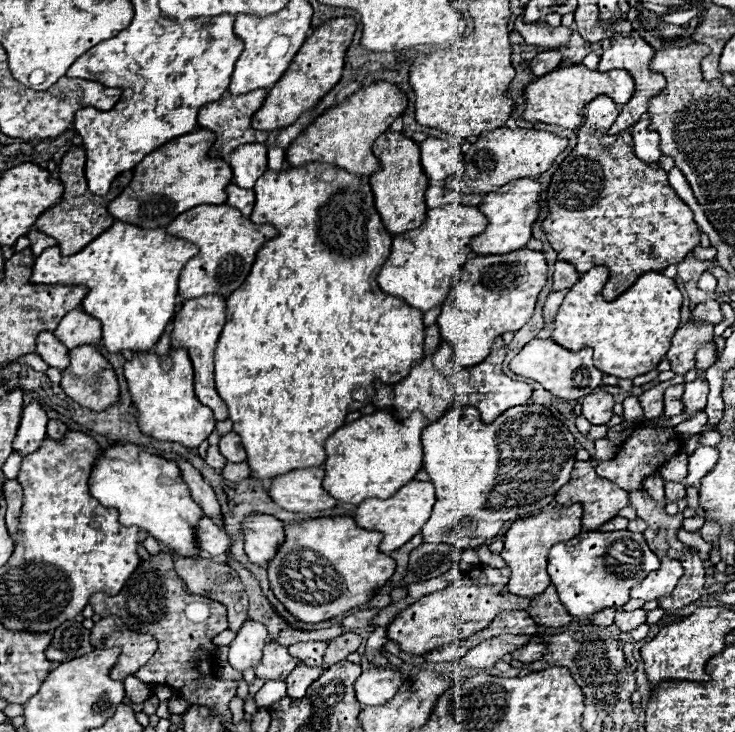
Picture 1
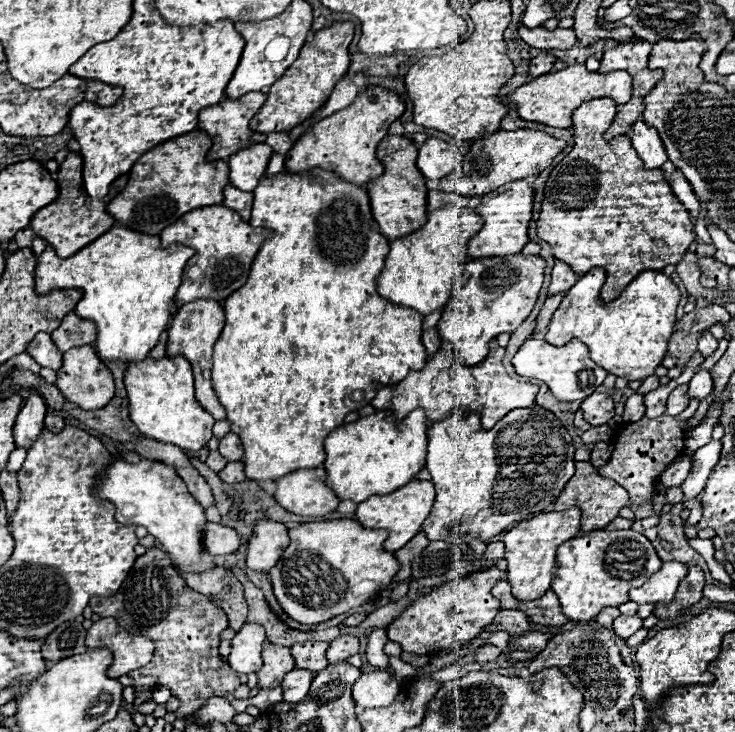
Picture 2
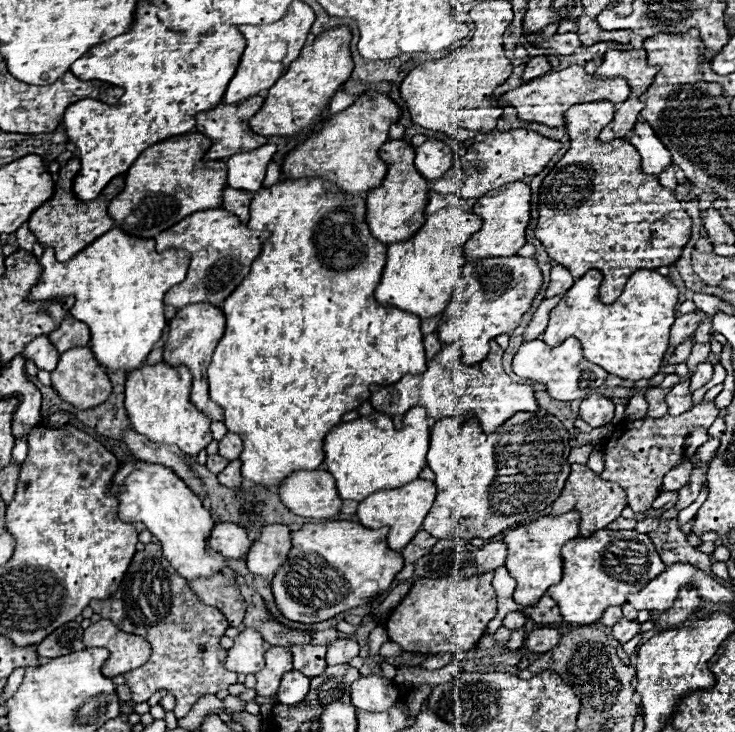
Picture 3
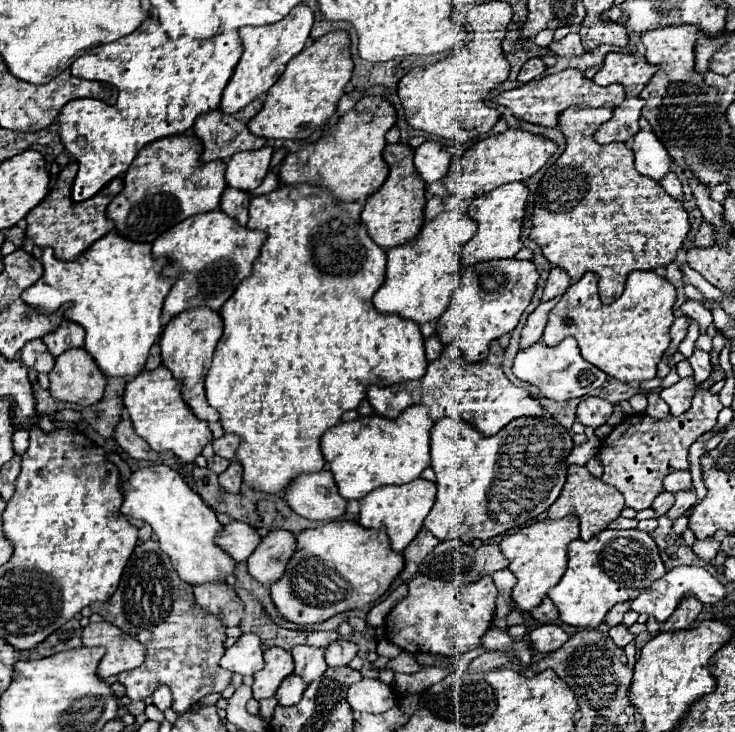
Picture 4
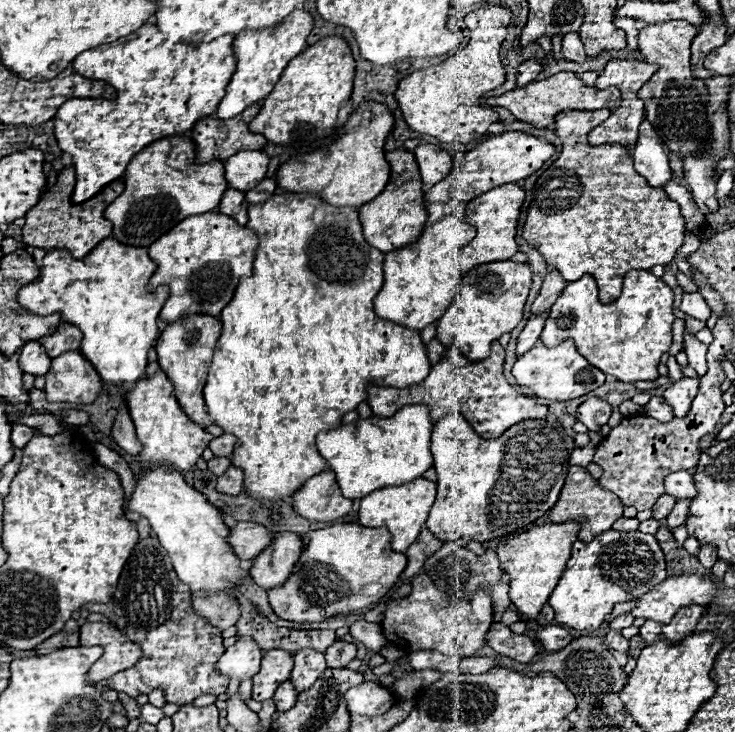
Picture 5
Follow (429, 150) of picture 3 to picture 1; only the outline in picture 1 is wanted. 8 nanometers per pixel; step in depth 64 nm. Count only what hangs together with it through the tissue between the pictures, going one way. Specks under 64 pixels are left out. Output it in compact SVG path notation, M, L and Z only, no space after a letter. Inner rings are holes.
M426 138L420 142L422 168L434 182L444 182L464 170L464 154L461 144L446 142L440 138Z

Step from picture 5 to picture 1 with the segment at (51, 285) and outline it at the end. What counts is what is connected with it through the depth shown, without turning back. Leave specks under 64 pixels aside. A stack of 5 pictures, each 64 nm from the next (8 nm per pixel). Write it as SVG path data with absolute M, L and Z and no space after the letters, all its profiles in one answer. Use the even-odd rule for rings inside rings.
M114 222L104 234L100 234L94 242L90 242L84 250L72 256L62 256L60 250L46 248L34 262L34 270L30 282L36 288L46 286L70 286L70 284L84 284L90 288L90 294L82 302L82 310L102 322L102 342L108 352L148 352L156 346L158 338L162 336L166 324L174 316L176 296L178 296L178 276L184 264L198 254L198 246L186 242L178 236L166 234L166 230L142 230L140 226L130 226L130 222Z

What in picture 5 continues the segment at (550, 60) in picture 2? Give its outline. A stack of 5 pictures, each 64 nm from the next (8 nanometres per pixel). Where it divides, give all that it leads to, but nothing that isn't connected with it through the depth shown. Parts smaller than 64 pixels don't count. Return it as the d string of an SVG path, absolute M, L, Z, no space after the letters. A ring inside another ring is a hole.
M528 60L524 64L520 64L518 74L516 74L516 82L518 86L526 86L528 82L536 80L536 76L542 72L542 64L538 60Z

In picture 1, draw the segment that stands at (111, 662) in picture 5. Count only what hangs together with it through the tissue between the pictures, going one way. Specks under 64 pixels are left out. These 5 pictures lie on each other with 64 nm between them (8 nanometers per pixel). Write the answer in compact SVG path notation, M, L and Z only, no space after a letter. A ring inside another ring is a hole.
M118 616L102 618L94 624L90 642L94 648L120 648L120 658L116 666L110 670L114 680L124 680L132 676L140 666L144 666L156 652L156 638L152 634L140 634L128 630L126 624Z

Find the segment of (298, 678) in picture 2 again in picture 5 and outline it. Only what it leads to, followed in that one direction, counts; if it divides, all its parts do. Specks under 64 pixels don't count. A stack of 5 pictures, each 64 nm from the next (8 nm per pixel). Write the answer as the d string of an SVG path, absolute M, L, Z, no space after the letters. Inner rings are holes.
M286 680L286 682L282 682L282 686L278 686L272 700L274 700L276 708L284 712L296 704L296 698L298 698L298 690L294 690L294 684L290 680Z

